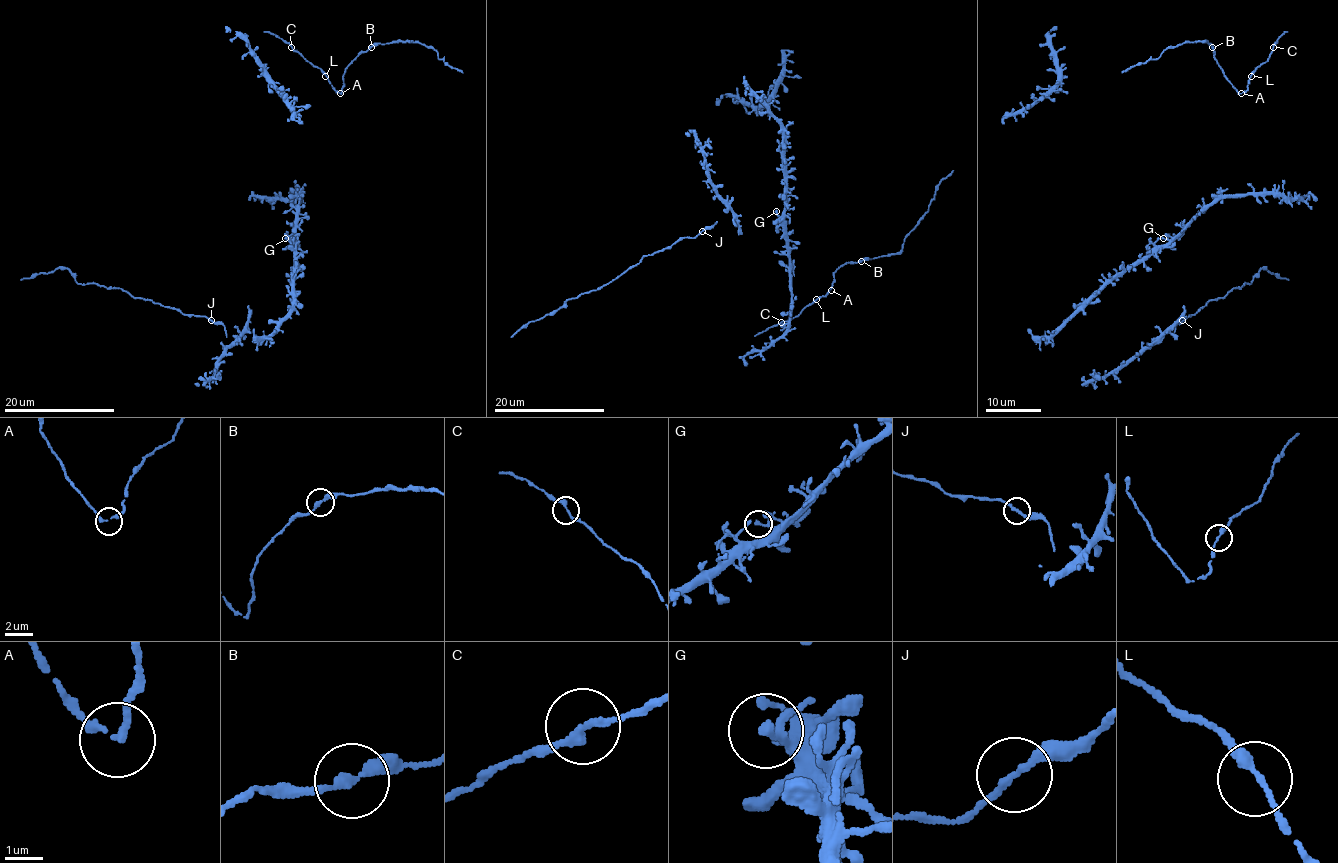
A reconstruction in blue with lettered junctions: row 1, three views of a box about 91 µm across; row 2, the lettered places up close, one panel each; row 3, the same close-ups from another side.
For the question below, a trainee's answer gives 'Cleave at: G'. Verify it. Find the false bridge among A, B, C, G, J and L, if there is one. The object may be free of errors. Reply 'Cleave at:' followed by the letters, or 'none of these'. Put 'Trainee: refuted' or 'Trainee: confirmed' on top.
Trainee: refuted
Cleave at: none of these

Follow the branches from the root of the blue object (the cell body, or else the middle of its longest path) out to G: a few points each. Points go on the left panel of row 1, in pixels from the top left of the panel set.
G: (298, 222), (294, 234), (285, 238)

